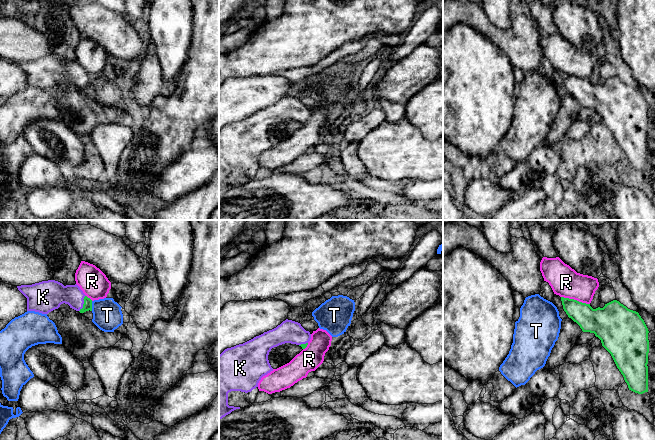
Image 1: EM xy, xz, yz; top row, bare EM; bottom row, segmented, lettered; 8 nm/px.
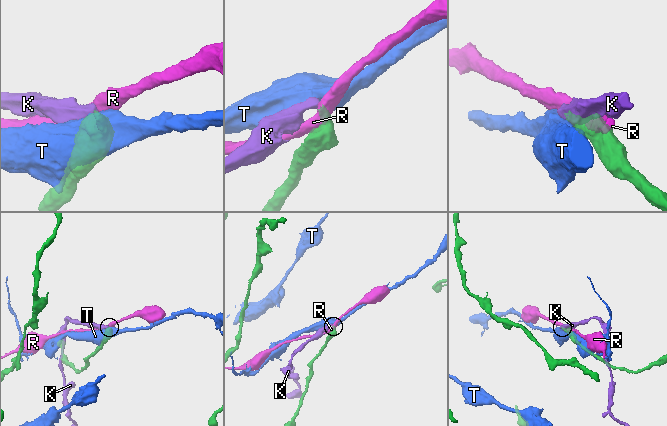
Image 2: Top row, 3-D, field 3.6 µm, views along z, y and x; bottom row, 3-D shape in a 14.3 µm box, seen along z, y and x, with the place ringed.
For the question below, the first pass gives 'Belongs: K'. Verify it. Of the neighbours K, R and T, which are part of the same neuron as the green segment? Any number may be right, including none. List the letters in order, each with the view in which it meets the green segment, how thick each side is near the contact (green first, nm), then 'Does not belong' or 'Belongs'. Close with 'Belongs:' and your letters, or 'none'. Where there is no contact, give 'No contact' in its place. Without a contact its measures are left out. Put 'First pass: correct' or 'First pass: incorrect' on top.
First pass: correct
K: Touches green in xy. Thickness 70 nm (green) against 190 nm. Belongs
R: Touches green in yz. Thickness 200 nm (green) against 240 nm. Does not belong
T: Touches green in xy. Thickness 70 nm (green) against 240 nm. Does not belong
Belongs: K

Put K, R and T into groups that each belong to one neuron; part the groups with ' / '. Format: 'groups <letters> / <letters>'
groups K / R / T

